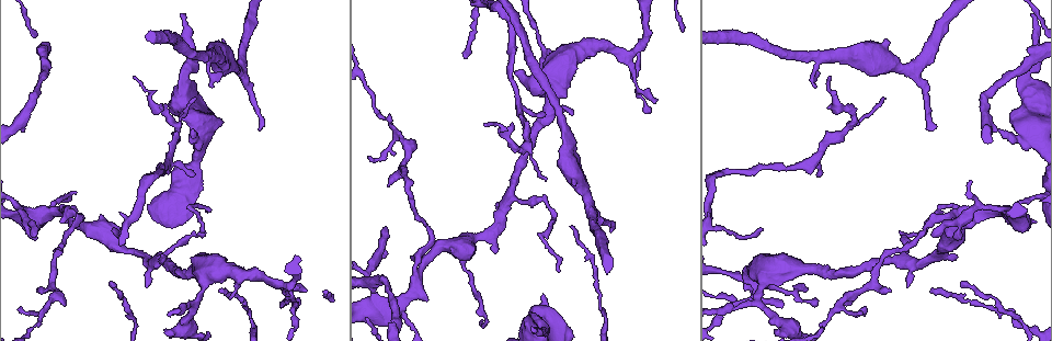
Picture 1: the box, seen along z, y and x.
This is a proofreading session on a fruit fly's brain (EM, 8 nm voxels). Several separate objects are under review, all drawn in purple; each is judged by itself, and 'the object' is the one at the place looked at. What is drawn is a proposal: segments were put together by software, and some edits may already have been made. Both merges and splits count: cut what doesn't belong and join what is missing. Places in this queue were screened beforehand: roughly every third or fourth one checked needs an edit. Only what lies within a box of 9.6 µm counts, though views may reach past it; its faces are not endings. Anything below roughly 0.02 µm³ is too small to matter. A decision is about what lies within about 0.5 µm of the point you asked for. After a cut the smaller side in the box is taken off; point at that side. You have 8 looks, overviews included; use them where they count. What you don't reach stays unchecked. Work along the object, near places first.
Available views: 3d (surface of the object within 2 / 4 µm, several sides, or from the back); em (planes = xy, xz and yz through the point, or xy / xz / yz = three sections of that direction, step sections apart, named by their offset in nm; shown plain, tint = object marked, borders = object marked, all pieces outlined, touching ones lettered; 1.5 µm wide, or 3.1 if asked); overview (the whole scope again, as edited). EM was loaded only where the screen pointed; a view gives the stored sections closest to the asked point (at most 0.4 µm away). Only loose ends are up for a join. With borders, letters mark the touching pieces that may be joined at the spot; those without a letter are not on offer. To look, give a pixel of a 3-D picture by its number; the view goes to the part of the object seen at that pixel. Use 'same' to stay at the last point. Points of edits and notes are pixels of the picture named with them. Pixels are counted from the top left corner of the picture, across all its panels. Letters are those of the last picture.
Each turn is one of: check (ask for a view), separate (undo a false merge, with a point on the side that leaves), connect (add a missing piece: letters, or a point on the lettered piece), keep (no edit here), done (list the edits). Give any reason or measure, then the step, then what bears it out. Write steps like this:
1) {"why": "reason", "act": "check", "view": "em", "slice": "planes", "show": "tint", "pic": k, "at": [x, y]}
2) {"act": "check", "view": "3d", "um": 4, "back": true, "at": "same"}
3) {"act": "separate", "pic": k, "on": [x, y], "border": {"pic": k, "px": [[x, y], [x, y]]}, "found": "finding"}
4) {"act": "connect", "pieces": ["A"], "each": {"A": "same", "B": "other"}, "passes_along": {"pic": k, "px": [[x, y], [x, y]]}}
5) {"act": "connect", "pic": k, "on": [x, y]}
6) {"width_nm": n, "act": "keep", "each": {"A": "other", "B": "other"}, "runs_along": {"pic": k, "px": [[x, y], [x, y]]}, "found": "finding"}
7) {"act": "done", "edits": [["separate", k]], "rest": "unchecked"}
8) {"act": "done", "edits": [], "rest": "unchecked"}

{"why": "free end", "act": "check", "view": "3d", "um": 2, "pic": 1, "at": [956, 256]}

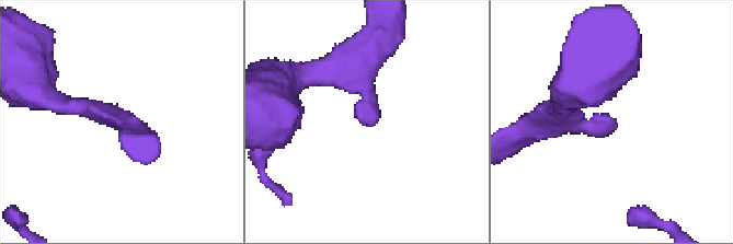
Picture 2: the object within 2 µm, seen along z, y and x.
{"act": "check", "view": "em", "slice": "yz", "step": 4, "show": "borders", "pic": 2, "at": [615, 126]}

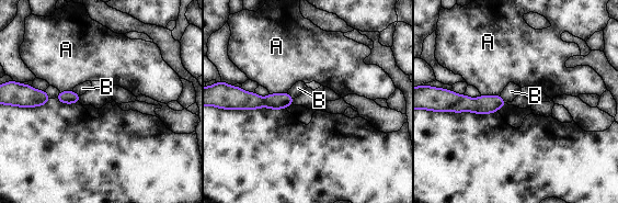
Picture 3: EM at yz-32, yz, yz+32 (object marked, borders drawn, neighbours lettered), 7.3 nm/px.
{"act": "keep", "each": {"A": "other", "B": "other"}, "border": {"pic": 3, "px": [[500, 94], [506, 102]]}, "found": "no lettered piece goes on from it"}

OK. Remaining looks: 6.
{"why": "an open end", "act": "check", "view": "em", "slice": "xz", "step": 8, "show": "tint", "pic": 1, "at": [39, 290]}

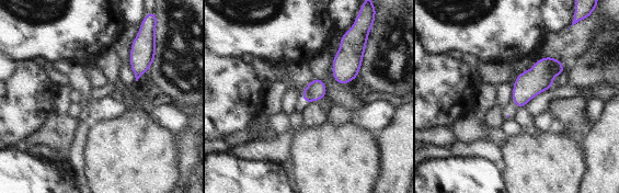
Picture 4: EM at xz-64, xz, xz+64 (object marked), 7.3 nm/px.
{"why": "another direction", "act": "check", "view": "em", "slice": "xy", "step": 4, "show": "borders", "at": "same"}

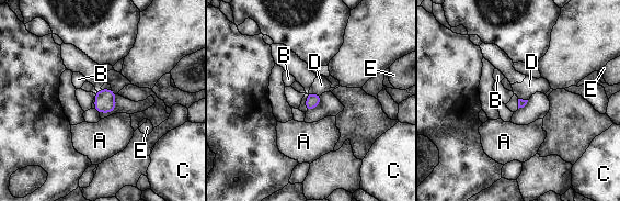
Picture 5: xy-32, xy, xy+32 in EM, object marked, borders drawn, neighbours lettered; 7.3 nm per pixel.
{"act": "keep", "each": {"A": "other", "B": "other", "C": "other", "D": "other", "E": "other"}, "found": "none of them fits"}

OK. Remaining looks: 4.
{"act": "check", "view": "em", "slice": "xy", "step": 4, "show": "borders", "pic": 1, "at": [259, 126]}

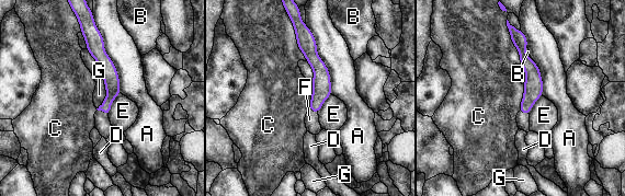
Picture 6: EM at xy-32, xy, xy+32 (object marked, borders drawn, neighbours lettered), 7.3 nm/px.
{"act": "check", "view": "em", "slice": "planes", "show": "borders", "at": "same"}

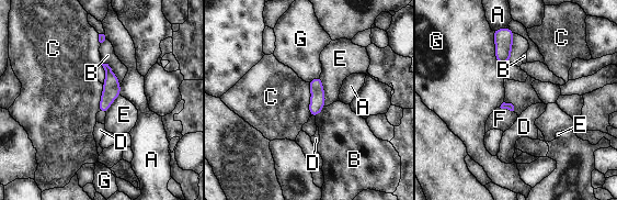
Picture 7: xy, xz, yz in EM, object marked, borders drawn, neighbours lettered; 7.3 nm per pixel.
{"act": "connect", "pieces": ["F"], "each": {"A": "other", "B": "other", "C": "other", "D": "other", "E": "other", "F": "same", "G": "other"}, "passes_along": {"pic": 7, "px": [[510, 107], [506, 108], [501, 119]]}, "found": "it goes on there"}

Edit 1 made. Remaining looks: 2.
{"act": "done", "edits": [["connect", 7]], "rest": "unchecked"}

